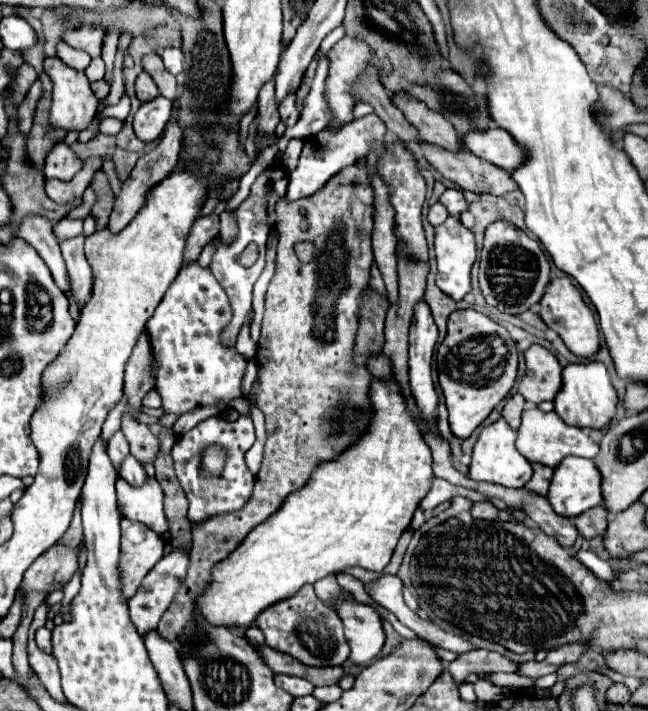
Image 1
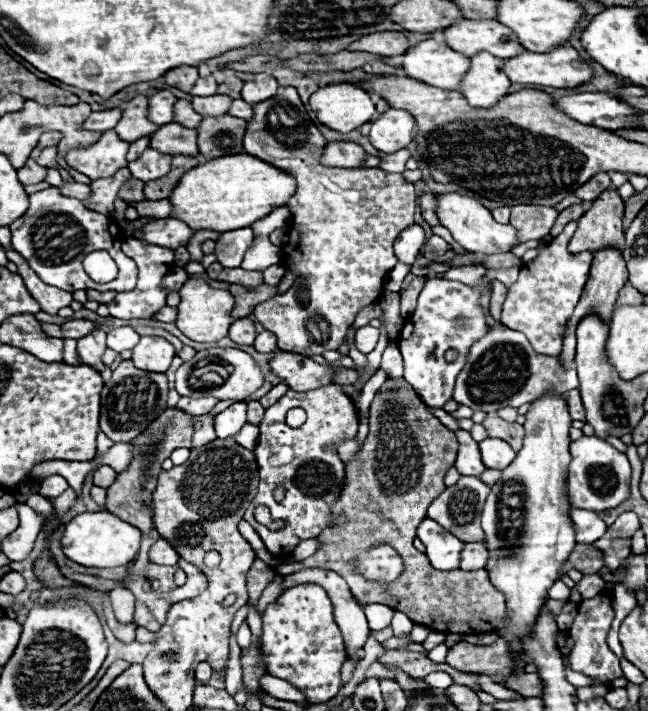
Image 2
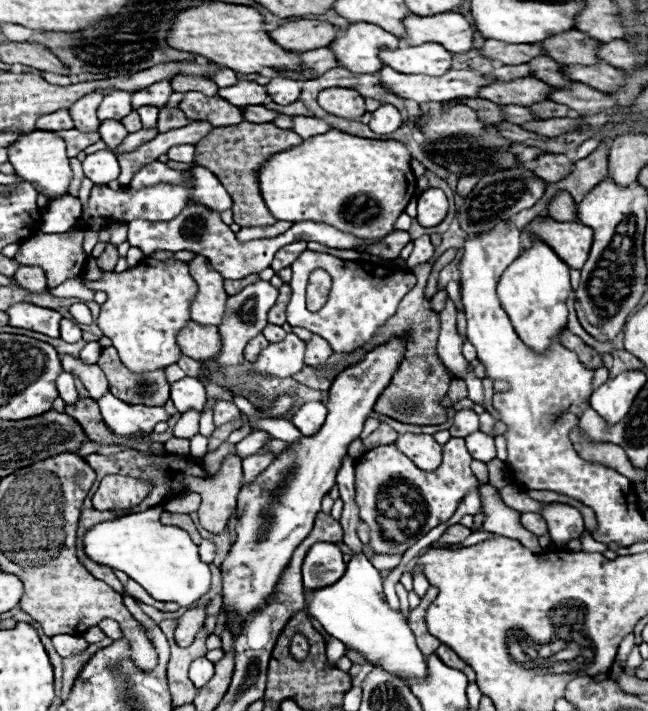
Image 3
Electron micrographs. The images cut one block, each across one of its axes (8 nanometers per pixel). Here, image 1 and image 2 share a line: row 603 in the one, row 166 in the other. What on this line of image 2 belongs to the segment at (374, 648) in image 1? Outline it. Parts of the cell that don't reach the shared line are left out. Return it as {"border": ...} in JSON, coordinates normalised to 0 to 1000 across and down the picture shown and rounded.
{"border":[[[506,200],[500,217],[494,219],[497,231],[503,233],[525,233],[525,236],[556,236],[568,217],[559,205],[546,200]]]}

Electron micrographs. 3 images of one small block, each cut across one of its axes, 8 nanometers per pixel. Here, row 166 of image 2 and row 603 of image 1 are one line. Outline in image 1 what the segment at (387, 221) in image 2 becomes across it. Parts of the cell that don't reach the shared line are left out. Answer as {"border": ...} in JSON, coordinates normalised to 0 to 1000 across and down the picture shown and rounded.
{"border":[[[472,821],[466,830],[460,830],[460,835],[454,841],[435,844],[417,855],[410,855],[398,872],[395,880],[407,889],[410,895],[410,909],[448,920],[451,925],[457,925],[460,931],[472,934],[472,937],[528,937],[537,928],[540,911],[537,903],[531,897],[531,886],[528,886],[528,872],[522,866],[522,861],[506,852],[503,847],[497,847],[481,821]]]}

